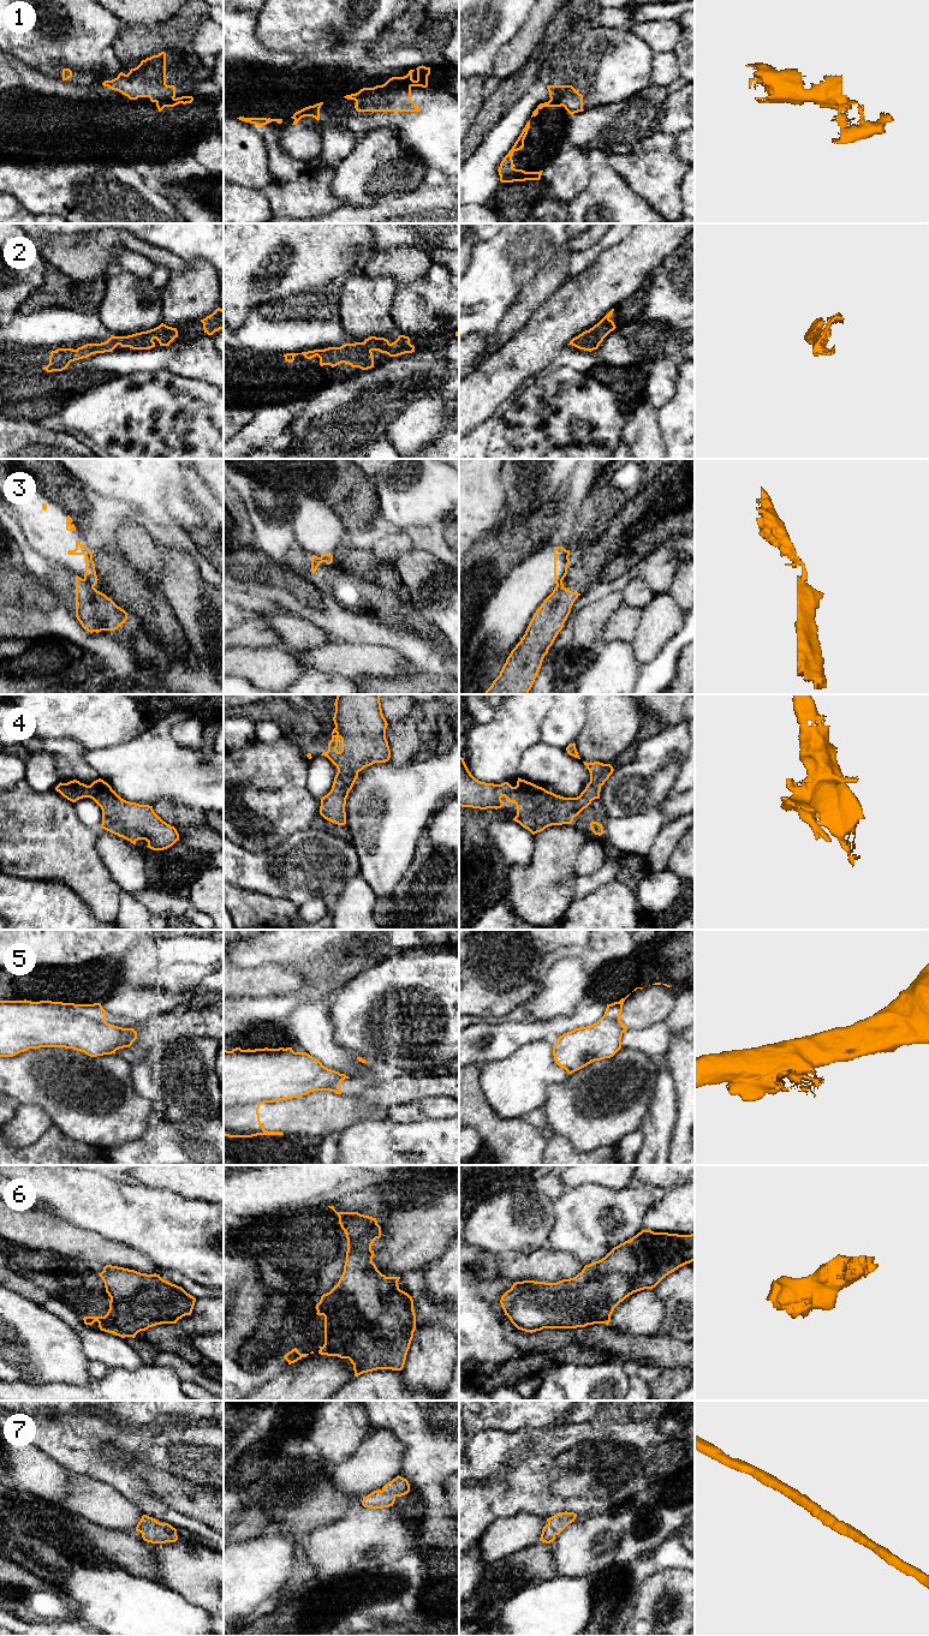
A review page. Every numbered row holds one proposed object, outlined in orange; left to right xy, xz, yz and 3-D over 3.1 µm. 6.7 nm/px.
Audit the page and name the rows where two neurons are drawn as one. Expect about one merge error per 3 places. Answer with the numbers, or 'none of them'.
1, 3, 5

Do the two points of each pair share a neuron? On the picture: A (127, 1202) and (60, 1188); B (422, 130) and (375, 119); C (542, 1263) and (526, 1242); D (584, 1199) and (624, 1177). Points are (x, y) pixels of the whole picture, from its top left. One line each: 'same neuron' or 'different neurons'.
A: same neuron
B: same neuron
C: different neurons
D: different neurons

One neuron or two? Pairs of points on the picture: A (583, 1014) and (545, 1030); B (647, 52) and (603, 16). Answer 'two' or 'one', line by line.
A: one
B: two

